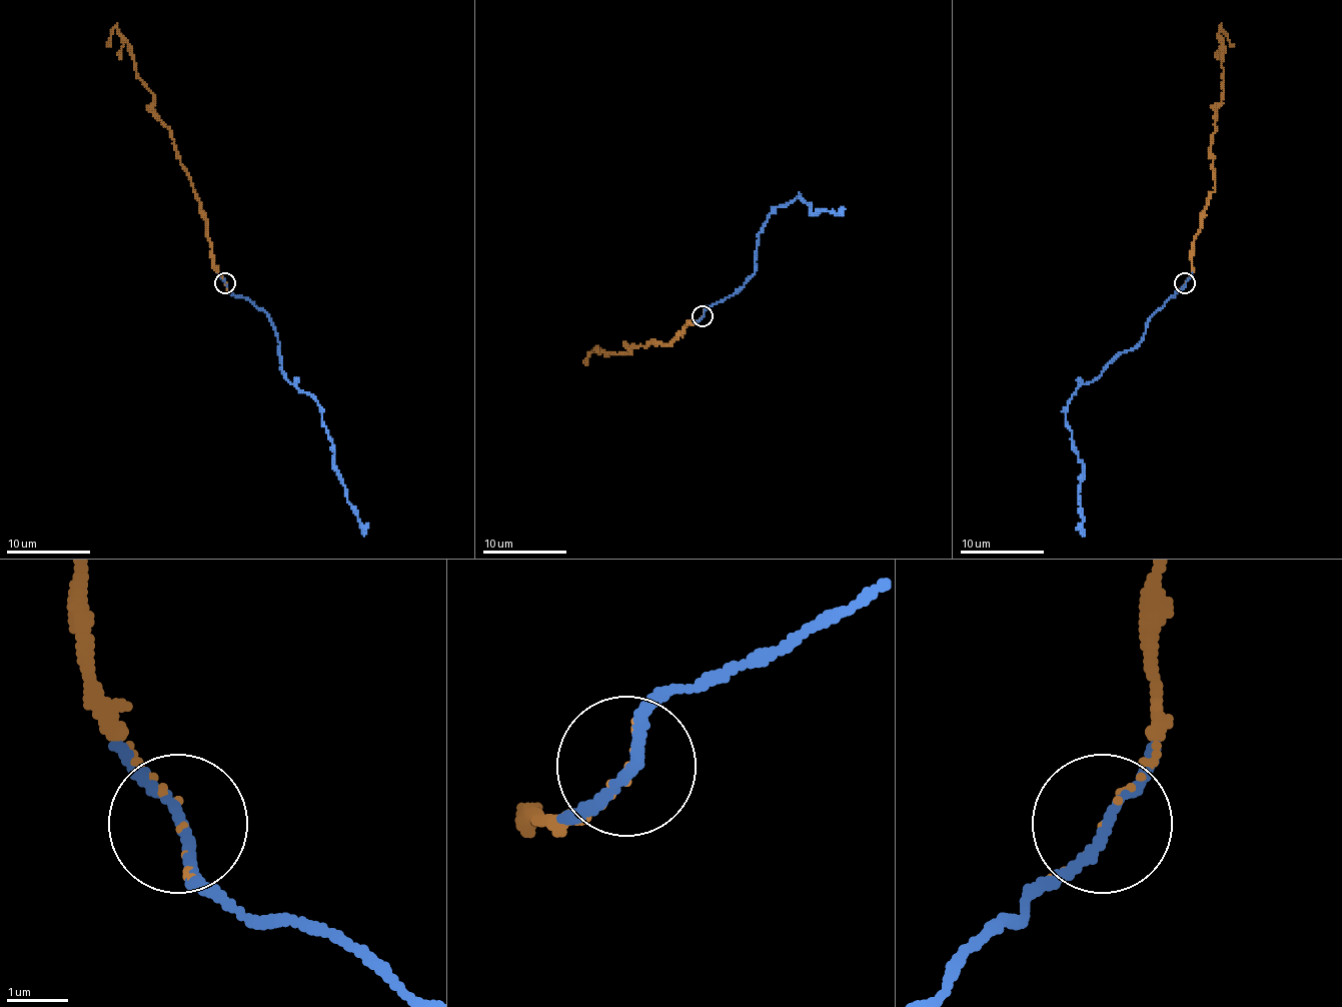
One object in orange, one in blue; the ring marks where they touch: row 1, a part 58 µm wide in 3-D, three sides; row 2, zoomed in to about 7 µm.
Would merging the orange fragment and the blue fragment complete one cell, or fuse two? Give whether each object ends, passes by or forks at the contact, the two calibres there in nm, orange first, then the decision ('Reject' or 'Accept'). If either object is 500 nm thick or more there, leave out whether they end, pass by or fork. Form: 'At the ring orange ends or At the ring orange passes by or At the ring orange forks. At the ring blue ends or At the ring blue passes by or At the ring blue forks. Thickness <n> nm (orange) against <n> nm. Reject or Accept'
At the ring orange passes by. At the ring blue passes by. Thickness 30 nm (orange) against 140 nm. Reject

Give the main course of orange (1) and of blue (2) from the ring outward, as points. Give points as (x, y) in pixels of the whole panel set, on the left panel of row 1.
1: (224, 284), (193, 183), (170, 128), (155, 112), (151, 90), (138, 76), (132, 48), (117, 29), (109, 46)
2: (224, 282), (231, 293), (245, 297), (271, 318), (281, 373), (319, 407), (334, 470), (363, 536)

